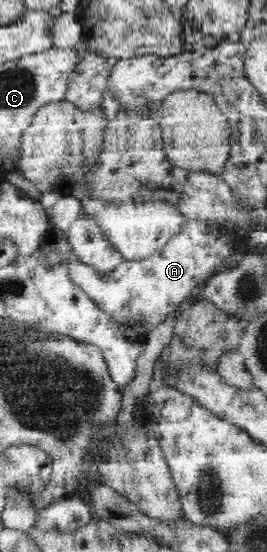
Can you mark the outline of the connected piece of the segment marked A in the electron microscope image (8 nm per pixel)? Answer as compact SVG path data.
M188 219L181 225L178 233L149 258L135 261L124 261L109 275L97 275L90 267L75 259L67 239L67 232L50 226L45 233L51 235L51 244L40 247L47 256L54 253L59 259L66 260L70 268L71 279L95 301L97 307L109 313L121 326L137 328L138 334L144 337L165 318L183 304L193 290L202 287L211 276L217 275L226 268L229 262L239 262L244 254L239 252L239 245L229 243L229 235L221 229L213 229L204 219Z

